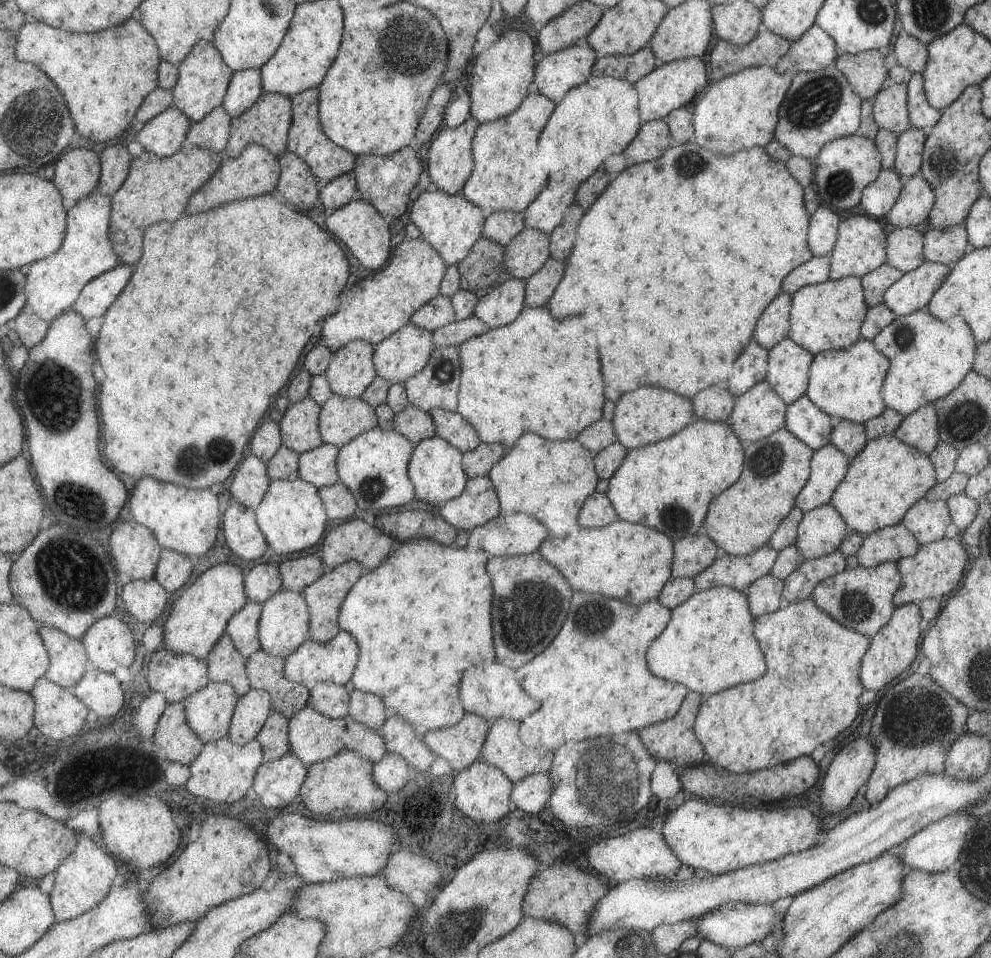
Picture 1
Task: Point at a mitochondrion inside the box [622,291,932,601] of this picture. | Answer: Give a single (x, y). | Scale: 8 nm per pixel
(766, 462)

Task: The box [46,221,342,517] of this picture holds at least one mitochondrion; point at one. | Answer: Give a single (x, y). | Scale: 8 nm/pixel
(194, 461)

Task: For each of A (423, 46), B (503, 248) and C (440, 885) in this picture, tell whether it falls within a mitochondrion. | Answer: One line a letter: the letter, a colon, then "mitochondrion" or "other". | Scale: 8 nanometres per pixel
A: mitochondrion
B: other
C: other

